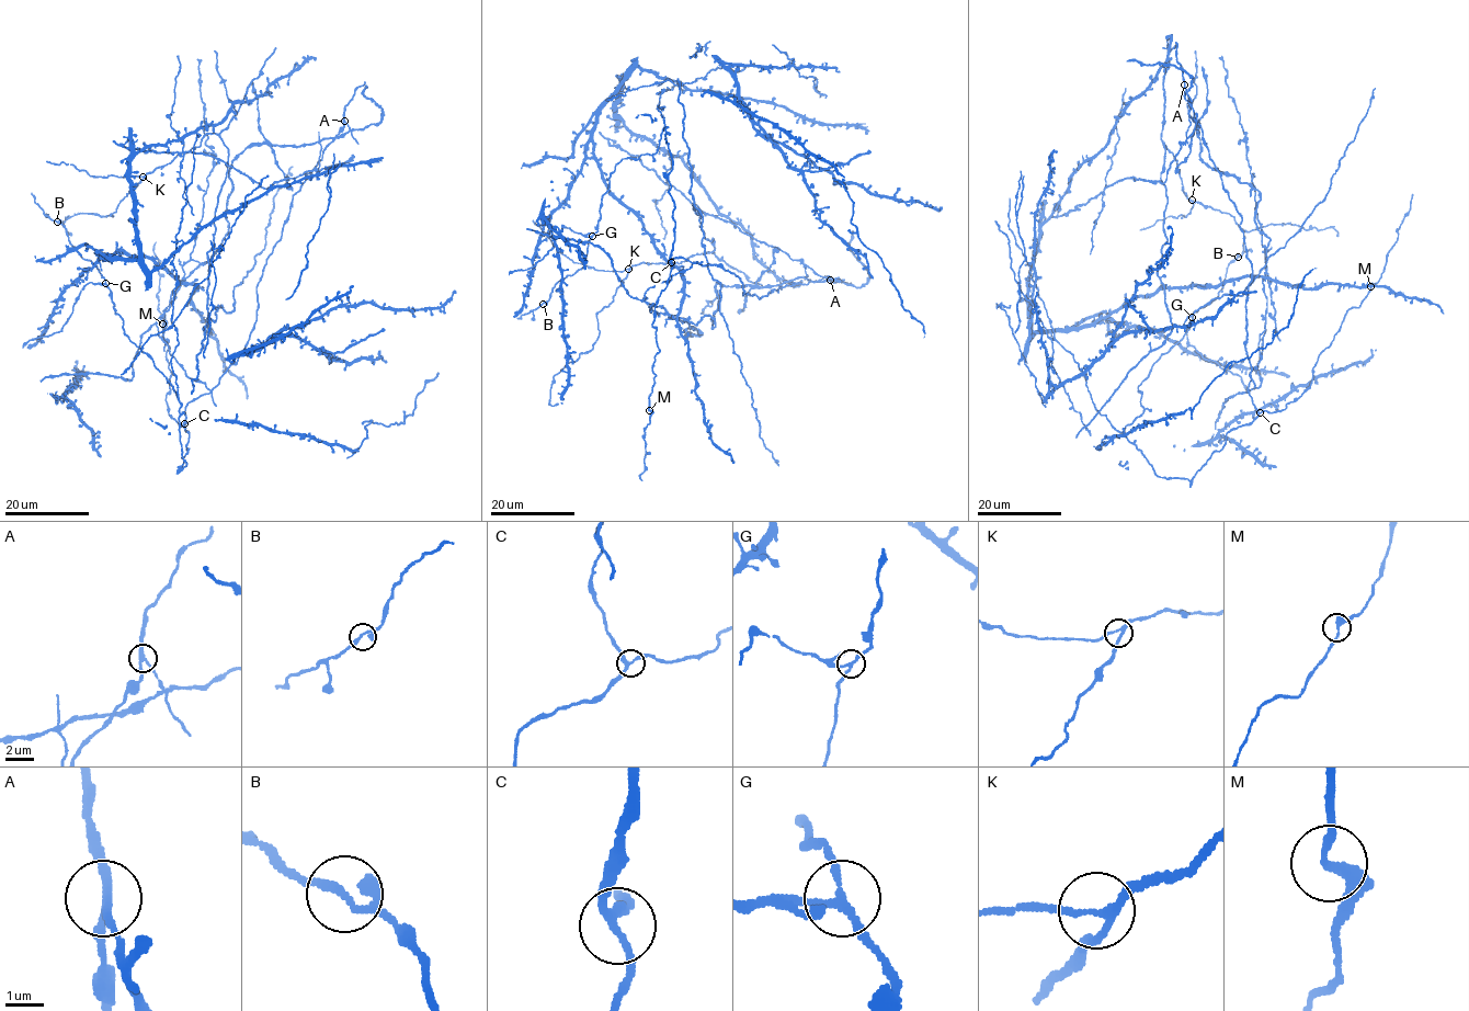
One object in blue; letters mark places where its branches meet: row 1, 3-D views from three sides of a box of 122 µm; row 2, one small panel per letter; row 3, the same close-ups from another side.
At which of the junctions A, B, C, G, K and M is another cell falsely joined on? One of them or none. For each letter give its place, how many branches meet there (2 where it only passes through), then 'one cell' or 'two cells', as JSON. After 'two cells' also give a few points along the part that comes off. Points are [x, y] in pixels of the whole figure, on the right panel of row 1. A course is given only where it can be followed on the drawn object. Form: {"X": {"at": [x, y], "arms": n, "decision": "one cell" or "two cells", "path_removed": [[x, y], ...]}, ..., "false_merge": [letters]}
{"A": {"at": [1184, 84], "arms": 3, "decision": "two cells", "path_removed": [[1184, 84], [1202, 159], [1259, 192], [1254, 222], [1270, 240], [1260, 385], [1226, 399], [1215, 428]]}, "B": {"at": [1238, 257], "arms": 3, "decision": "one cell"}, "C": {"at": [1260, 412], "arms": 3, "decision": "one cell"}, "G": {"at": [1192, 317], "arms": 3, "decision": "one cell"}, "K": {"at": [1192, 200], "arms": 3, "decision": "one cell"}, "M": {"at": [1370, 286], "arms": 3, "decision": "one cell"}, "false_merge": ["A"]}

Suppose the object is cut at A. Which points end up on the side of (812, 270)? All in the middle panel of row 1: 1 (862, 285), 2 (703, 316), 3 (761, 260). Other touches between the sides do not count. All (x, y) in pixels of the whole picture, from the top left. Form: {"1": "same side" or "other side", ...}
{"1": "same side", "2": "same side", "3": "other side"}

